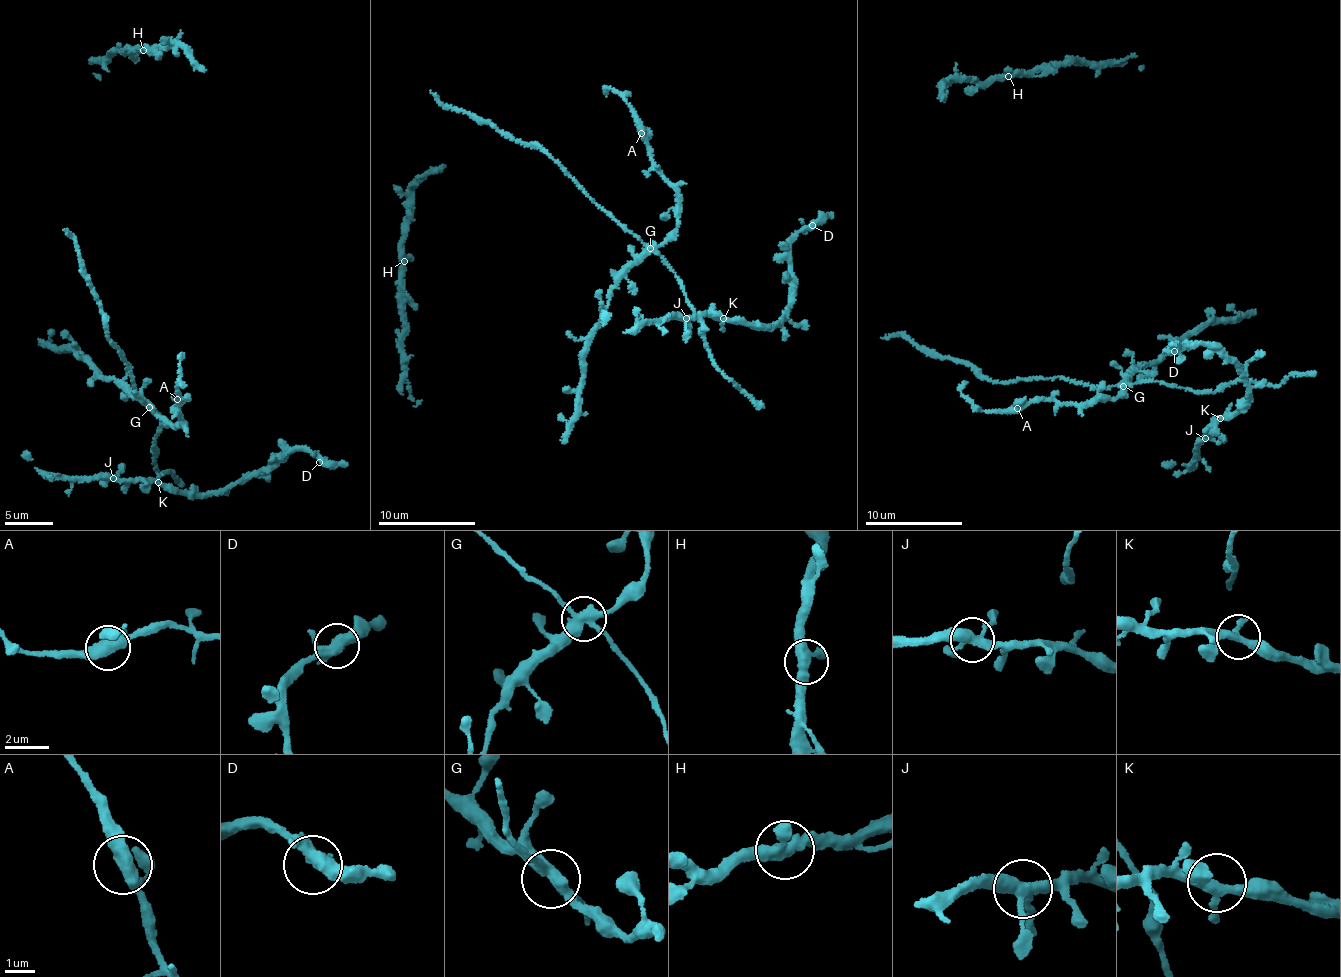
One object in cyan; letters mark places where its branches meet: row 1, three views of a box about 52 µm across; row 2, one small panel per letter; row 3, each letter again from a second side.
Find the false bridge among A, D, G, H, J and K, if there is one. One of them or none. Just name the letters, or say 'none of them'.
G

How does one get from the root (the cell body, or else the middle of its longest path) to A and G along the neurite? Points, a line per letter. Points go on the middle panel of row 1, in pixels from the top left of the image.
A: (547, 155), (620, 225), (644, 243), (659, 245), (675, 229), (678, 203), (676, 192), (655, 167), (641, 133)
G: (547, 155), (569, 172), (598, 206), (651, 248)

